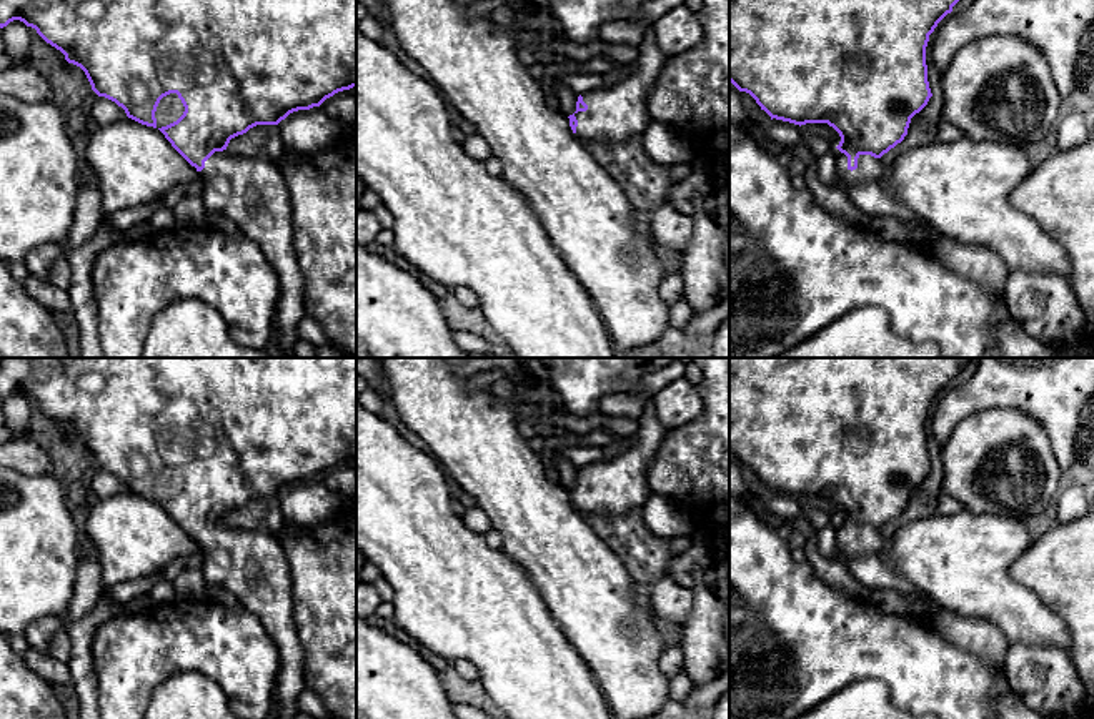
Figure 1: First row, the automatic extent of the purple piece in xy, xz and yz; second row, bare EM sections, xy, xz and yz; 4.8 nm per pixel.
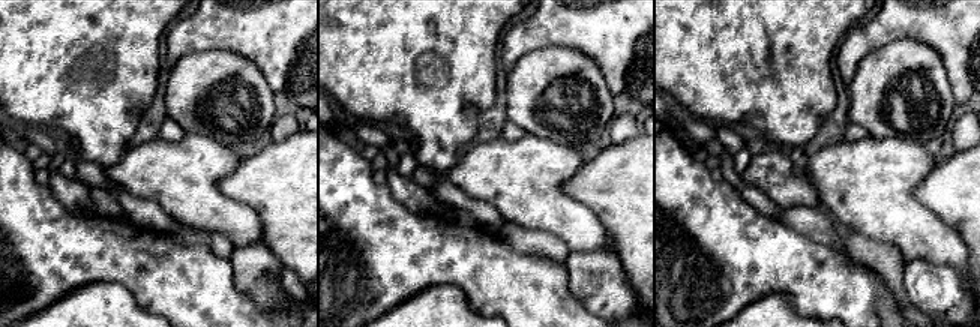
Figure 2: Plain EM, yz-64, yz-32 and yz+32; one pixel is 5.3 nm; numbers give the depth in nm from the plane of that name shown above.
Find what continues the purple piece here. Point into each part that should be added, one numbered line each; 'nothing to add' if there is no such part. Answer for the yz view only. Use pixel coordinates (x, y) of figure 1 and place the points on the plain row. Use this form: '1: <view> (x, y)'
1: yz (863, 558)

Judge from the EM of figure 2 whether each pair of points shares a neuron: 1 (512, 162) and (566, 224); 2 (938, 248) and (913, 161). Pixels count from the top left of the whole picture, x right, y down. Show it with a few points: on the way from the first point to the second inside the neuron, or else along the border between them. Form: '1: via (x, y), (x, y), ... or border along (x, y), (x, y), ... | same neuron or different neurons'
1: via (520, 177), (551, 209) | same neuron
2: via (917, 227), (905, 215), (905, 182) | same neuron

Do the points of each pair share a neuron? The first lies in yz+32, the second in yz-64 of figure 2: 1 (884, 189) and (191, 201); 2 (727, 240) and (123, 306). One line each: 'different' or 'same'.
1: same
2: different

